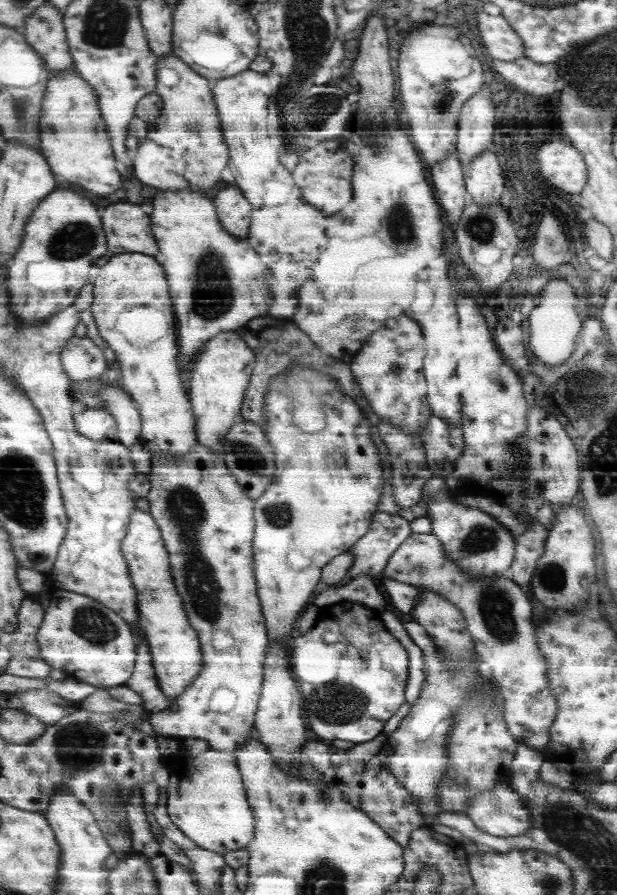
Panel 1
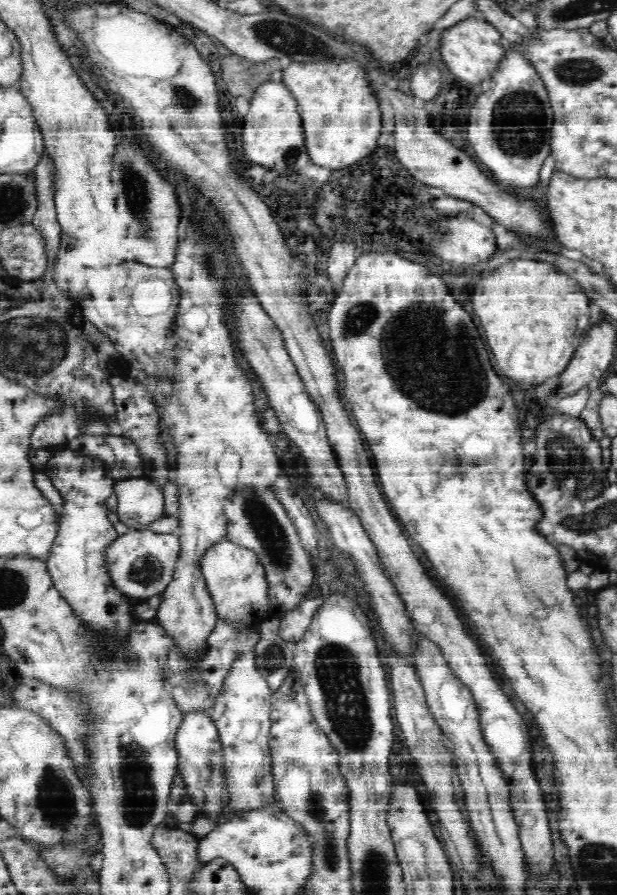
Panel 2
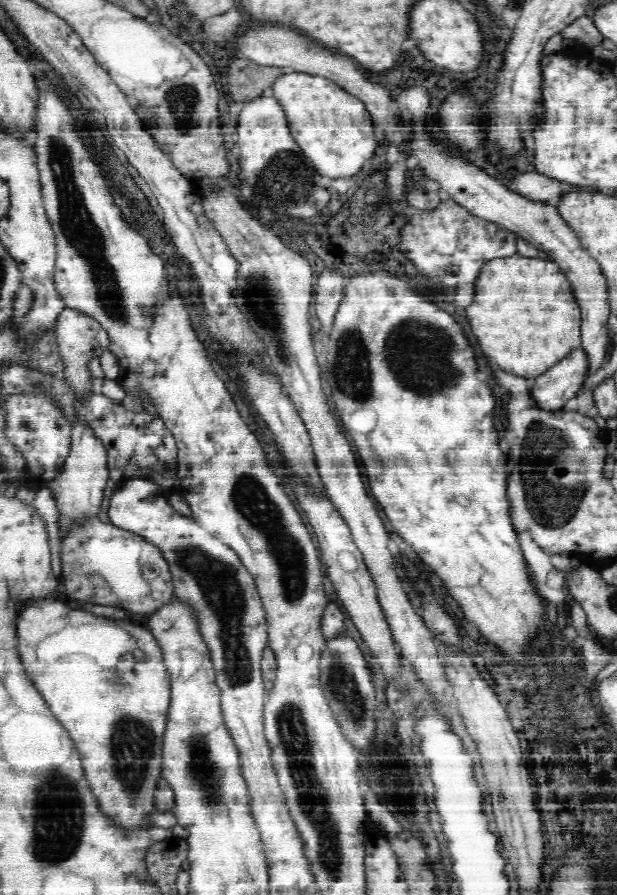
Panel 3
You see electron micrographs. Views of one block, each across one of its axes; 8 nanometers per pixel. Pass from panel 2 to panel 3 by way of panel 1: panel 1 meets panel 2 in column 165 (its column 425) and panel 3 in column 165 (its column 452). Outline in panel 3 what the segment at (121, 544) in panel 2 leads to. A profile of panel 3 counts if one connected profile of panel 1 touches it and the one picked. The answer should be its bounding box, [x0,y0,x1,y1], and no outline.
[62,520,174,616]

